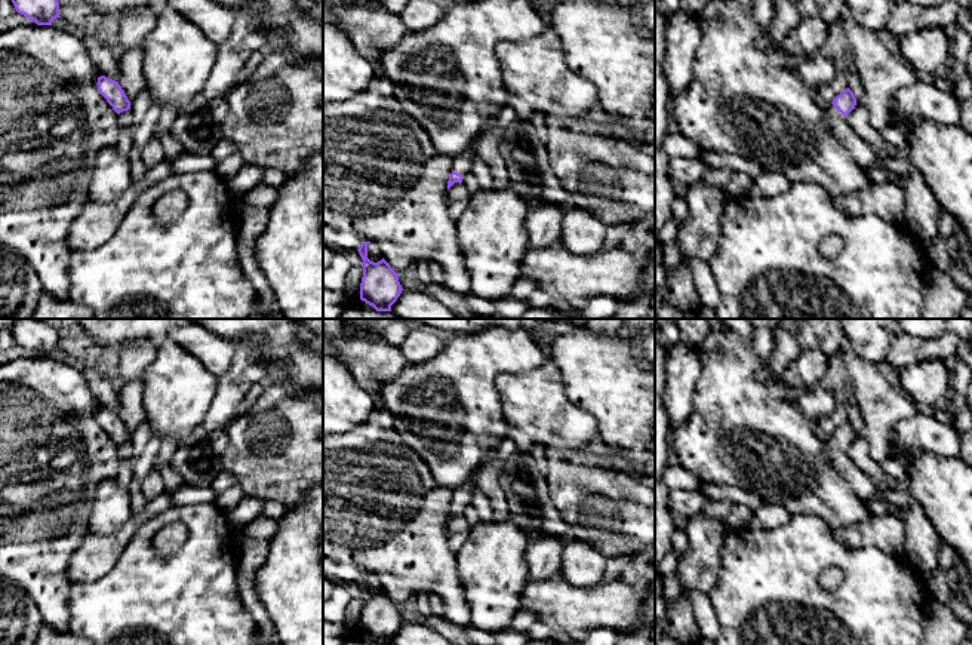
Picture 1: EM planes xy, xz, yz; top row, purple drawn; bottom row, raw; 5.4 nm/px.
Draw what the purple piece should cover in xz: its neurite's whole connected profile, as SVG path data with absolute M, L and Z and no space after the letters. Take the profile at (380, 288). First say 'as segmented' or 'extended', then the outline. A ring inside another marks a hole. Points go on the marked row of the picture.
as segmented; M367 245L359 246L363 259L363 277L360 283L360 300L372 305L376 311L391 311L391 305L400 297L403 288L399 282L399 273L382 258L373 262L367 258Z

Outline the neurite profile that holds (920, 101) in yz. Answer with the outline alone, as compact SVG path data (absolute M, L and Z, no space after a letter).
M919 79L891 96L888 125L899 126L904 119L951 126L960 123L960 105L951 90L939 90L929 79Z

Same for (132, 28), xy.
M148 9L129 12L113 25L111 39L126 49L139 46L156 25L156 15Z

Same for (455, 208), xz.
M470 199L465 200L449 200L447 202L447 214L449 216L456 221L468 208Z

